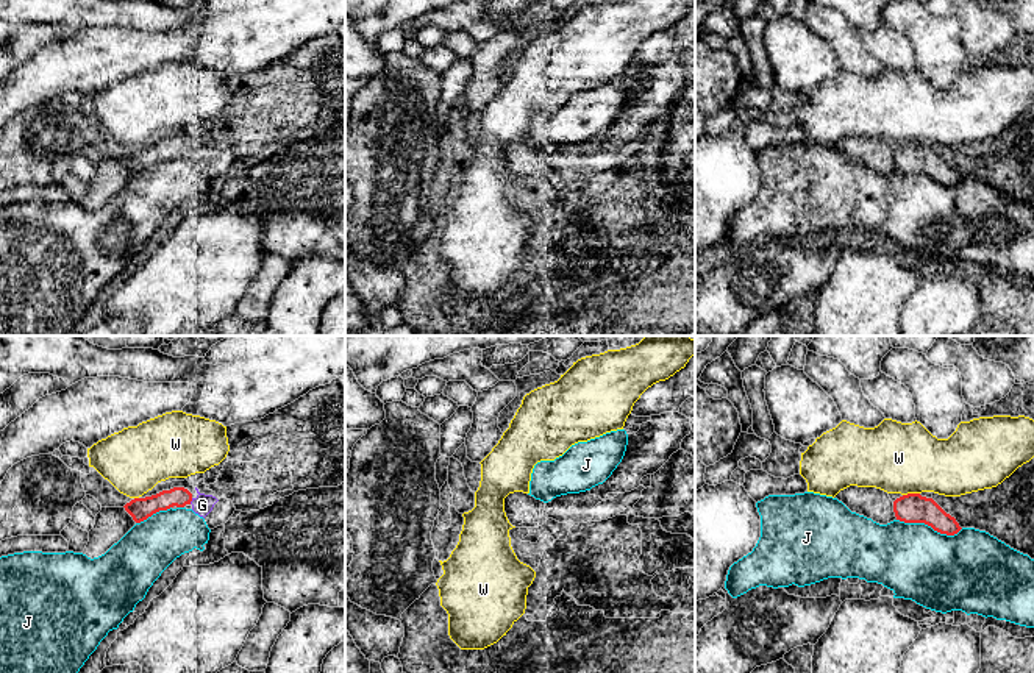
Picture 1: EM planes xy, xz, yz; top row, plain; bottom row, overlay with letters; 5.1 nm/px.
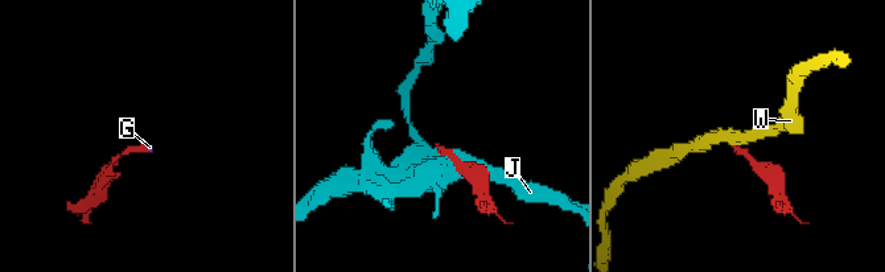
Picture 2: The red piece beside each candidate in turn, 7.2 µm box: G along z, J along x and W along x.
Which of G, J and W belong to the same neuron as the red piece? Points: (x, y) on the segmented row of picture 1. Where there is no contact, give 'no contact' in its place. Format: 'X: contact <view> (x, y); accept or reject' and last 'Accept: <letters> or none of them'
G: contact xy (191, 500); accept
J: contact yz (930, 525); reject
W: contact yz (911, 494); reject
Accept: G

